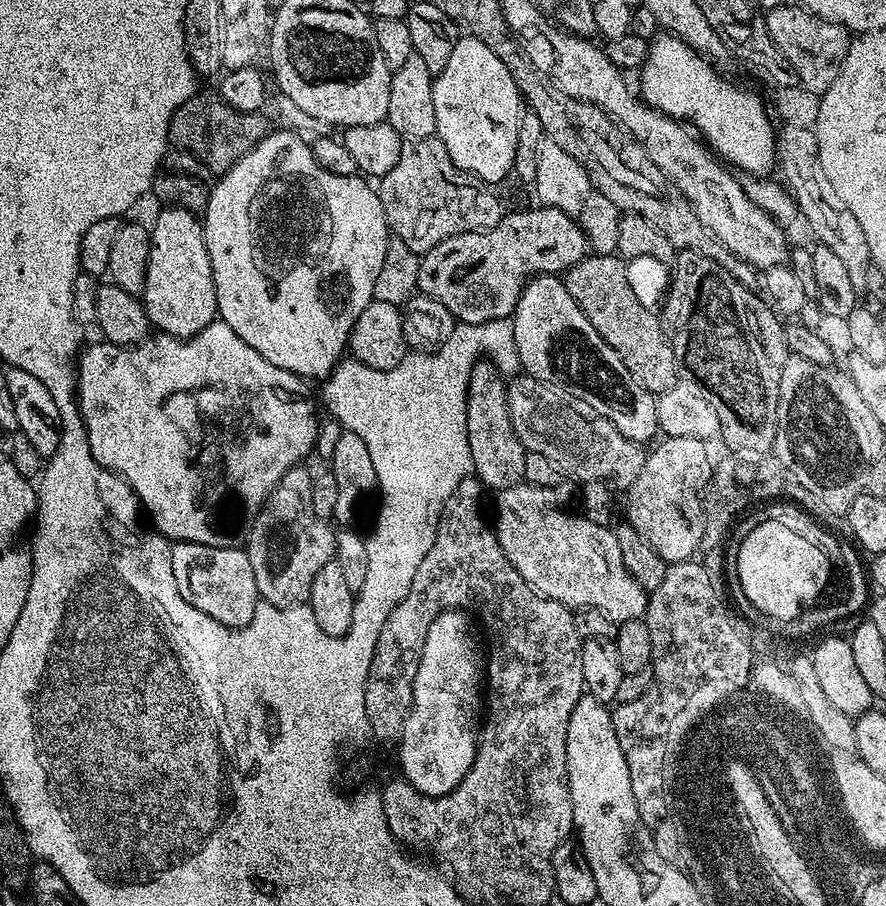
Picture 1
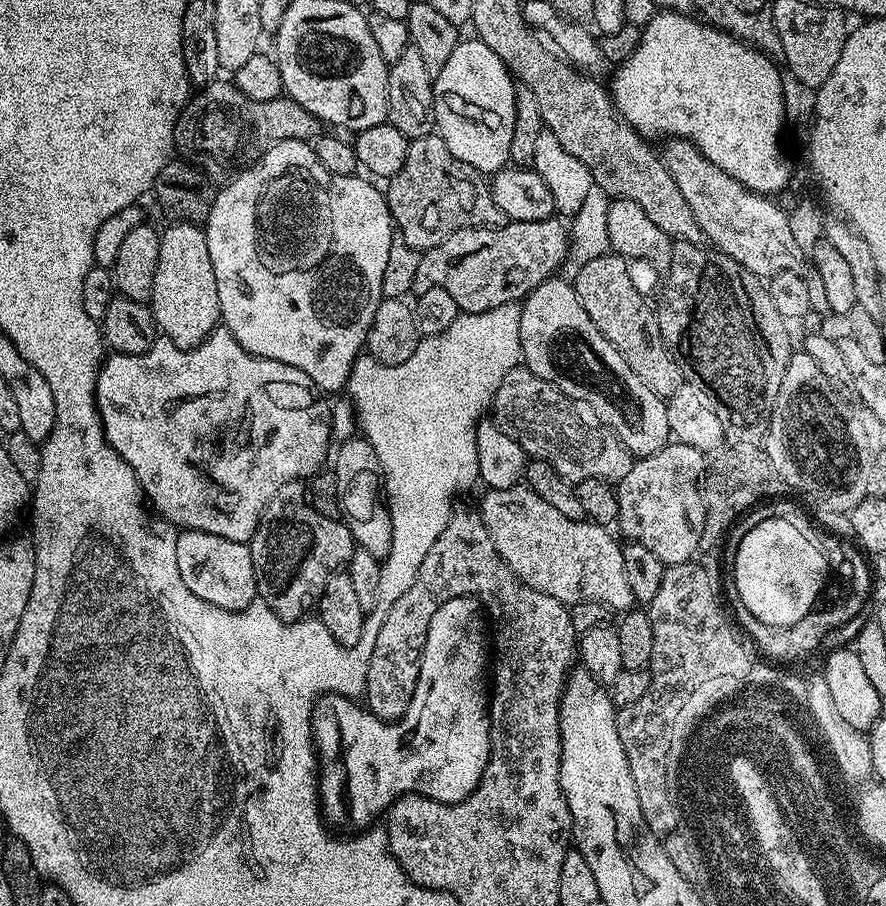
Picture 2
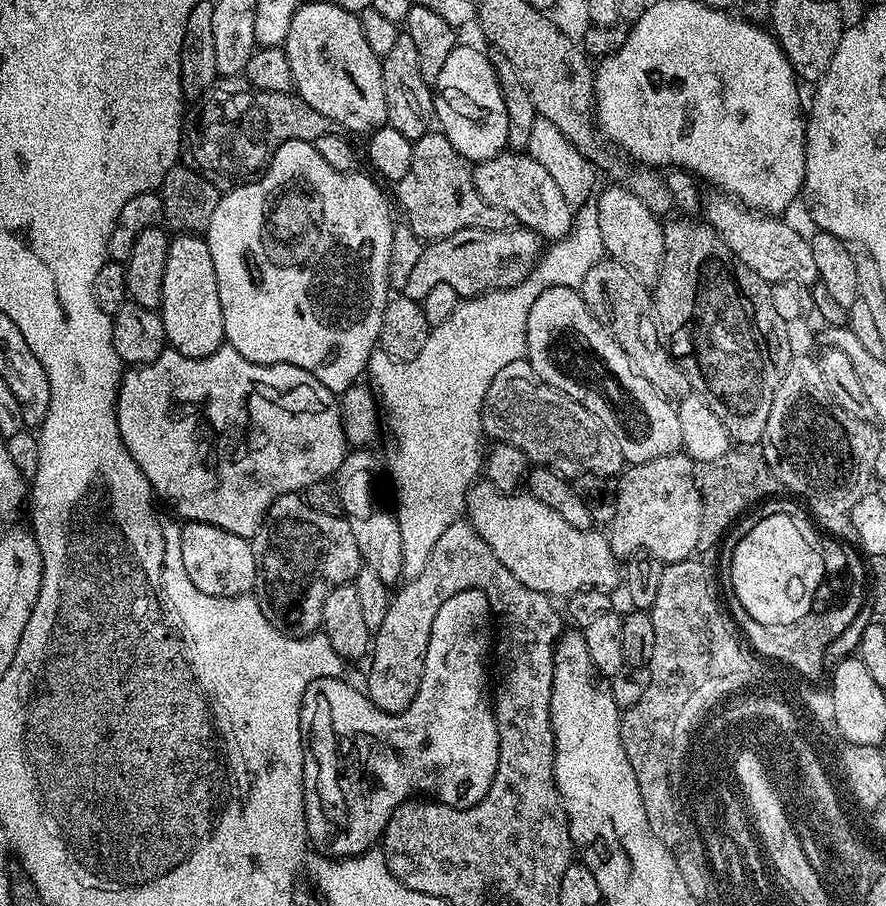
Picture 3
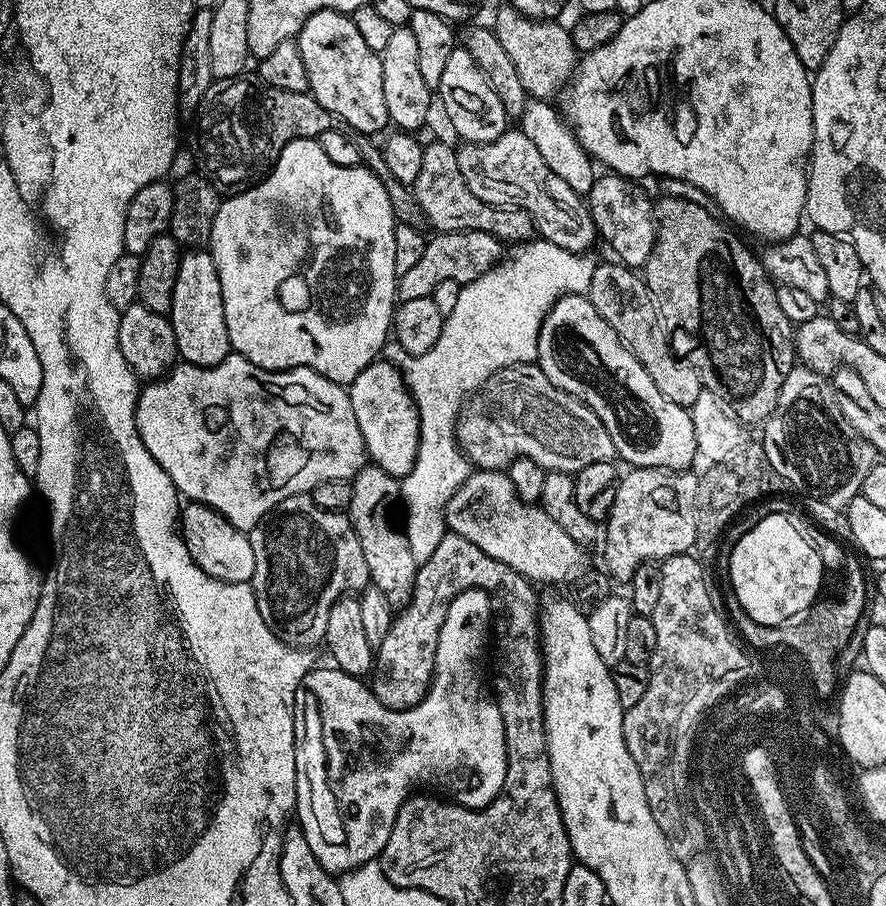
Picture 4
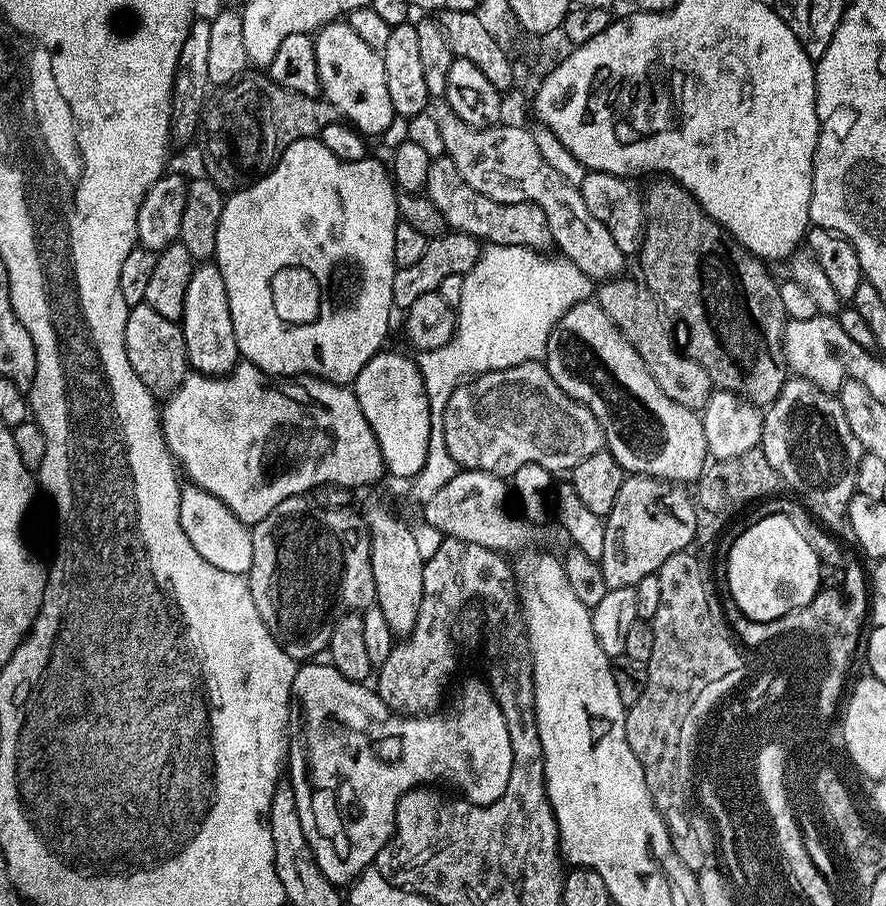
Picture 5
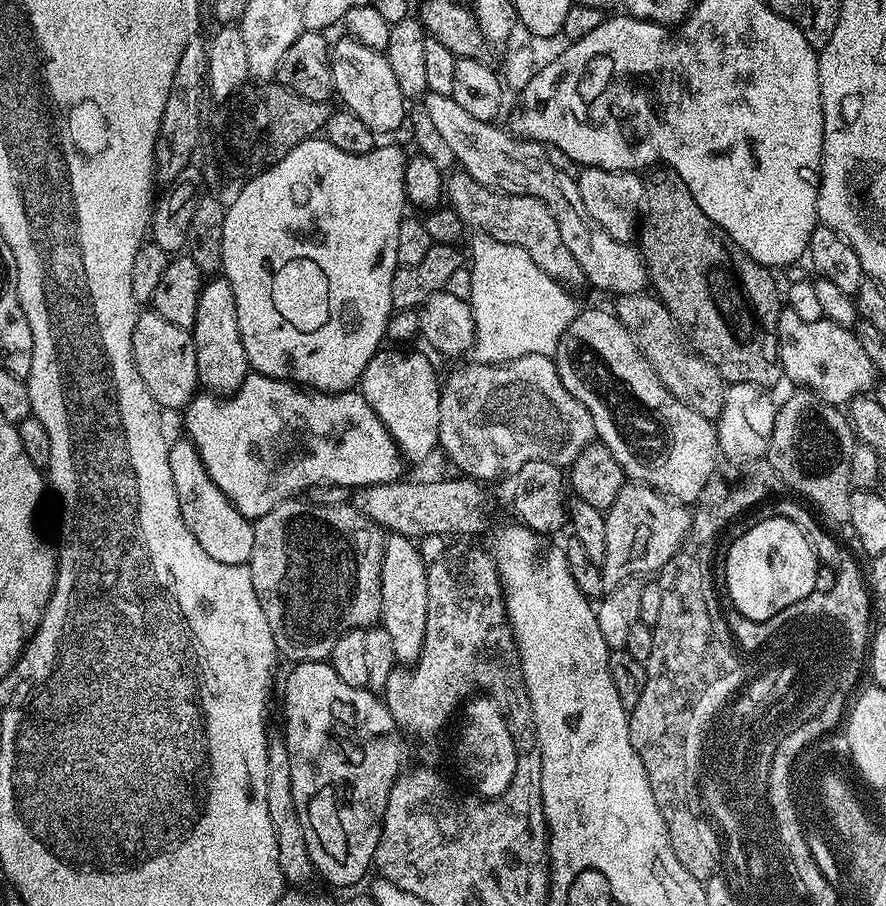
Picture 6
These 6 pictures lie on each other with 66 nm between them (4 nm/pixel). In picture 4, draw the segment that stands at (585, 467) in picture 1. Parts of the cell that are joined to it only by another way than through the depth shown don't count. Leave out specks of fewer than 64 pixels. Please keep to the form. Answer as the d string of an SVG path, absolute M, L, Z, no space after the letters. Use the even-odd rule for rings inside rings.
M535 362L530 364L514 364L498 370L482 387L476 389L464 401L464 406L460 409L460 417L456 419L456 440L460 443L460 449L464 451L465 456L480 470L504 470L507 469L513 460L516 460L519 456L525 456L534 462L538 462L538 466L542 466L546 470L575 474L581 472L586 466L590 466L590 462L613 462L617 459L614 442L610 438L606 426L602 426L598 414L594 414L594 410L587 408L582 401L574 399L573 396L566 394L558 386L554 386L554 382L550 382L550 378L546 378L546 374L541 370L540 365Z

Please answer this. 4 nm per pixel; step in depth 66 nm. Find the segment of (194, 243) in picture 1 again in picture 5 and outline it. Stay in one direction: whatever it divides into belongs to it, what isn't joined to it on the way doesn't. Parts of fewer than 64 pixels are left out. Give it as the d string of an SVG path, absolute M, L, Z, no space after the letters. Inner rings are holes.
M200 262L190 274L190 286L186 286L184 316L178 321L186 338L186 354L193 373L202 376L226 376L242 357L234 338L234 318L230 318L230 302L226 298L226 282L222 282L222 270L214 262Z

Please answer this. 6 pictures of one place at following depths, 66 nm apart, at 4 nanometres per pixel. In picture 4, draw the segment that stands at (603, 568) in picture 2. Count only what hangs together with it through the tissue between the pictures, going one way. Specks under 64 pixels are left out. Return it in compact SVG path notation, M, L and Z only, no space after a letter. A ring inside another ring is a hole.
M476 470L469 474L466 482L462 482L462 486L458 486L458 490L444 507L444 519L447 531L466 538L466 542L474 542L474 546L478 546L478 550L482 550L482 554L490 554L490 558L510 566L510 570L514 570L537 585L564 584L567 580L572 582L585 571L585 549L582 545L574 542L574 538L569 538L558 527L558 522L554 522L554 518L550 518L550 514L546 514L546 510L540 508L539 503L528 504L519 496L506 490L506 476L503 471Z

